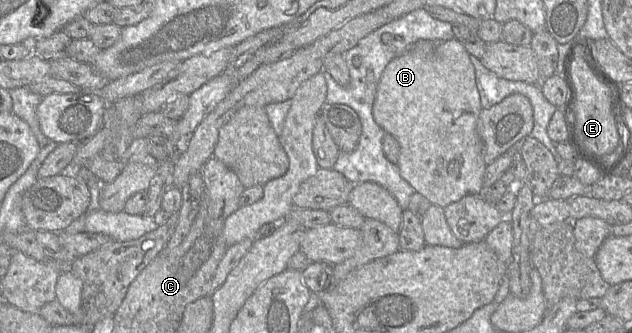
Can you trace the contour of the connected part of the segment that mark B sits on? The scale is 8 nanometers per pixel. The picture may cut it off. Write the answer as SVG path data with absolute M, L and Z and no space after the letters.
M420 39L408 50L393 58L385 67L376 89L372 107L375 122L400 145L397 162L401 177L427 199L442 208L467 195L481 193L486 163L483 145L477 132L477 121L482 109L475 78L463 43L450 40Z

